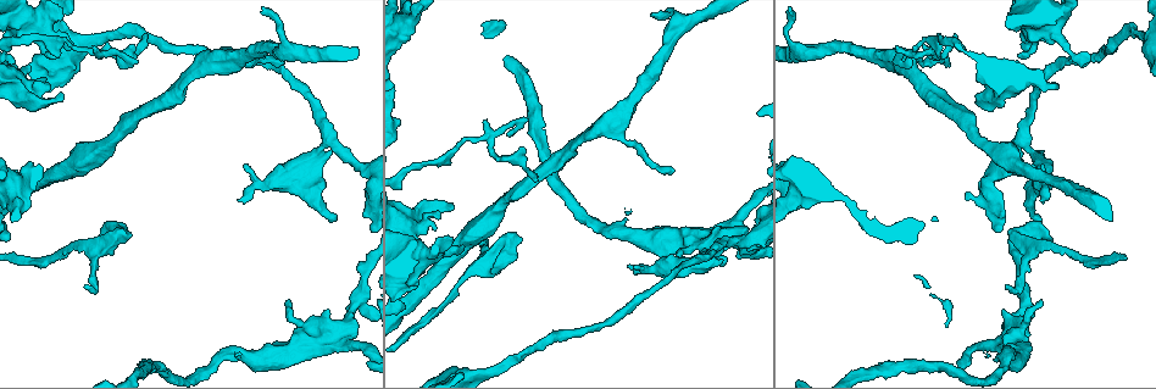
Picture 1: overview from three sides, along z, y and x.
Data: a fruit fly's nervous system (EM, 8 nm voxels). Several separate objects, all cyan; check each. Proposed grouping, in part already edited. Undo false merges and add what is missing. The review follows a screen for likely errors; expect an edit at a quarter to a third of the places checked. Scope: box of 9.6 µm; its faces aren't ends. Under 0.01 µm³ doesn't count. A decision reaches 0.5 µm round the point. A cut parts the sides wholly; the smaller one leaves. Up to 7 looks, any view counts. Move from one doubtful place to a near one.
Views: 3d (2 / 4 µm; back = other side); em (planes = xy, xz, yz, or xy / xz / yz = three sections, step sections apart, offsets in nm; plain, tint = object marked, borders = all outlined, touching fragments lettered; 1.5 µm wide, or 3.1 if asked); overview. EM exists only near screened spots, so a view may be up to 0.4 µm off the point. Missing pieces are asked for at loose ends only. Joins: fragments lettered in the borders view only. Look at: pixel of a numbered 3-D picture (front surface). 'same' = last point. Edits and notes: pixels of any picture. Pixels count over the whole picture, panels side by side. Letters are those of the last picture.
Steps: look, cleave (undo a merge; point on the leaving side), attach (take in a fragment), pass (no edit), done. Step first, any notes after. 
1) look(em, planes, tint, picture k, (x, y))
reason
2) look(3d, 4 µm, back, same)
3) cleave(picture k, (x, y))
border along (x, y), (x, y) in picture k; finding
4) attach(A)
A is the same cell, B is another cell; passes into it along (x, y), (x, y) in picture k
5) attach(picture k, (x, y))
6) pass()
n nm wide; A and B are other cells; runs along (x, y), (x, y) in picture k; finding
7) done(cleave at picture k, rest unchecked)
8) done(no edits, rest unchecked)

look(3d, 4 µm, picture 1, (284, 64))
thin end

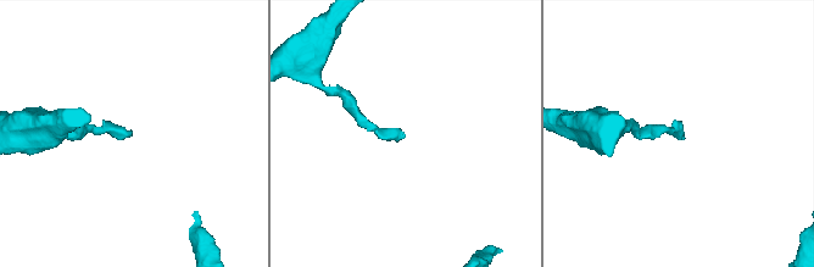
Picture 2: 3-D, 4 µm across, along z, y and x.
look(em, planes, borders, picture 2, (402, 134))

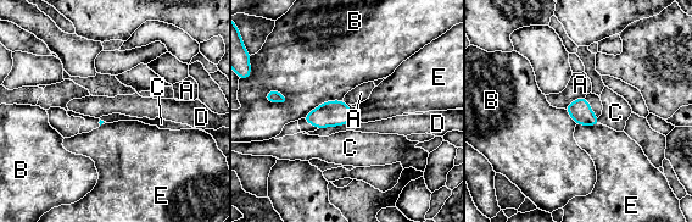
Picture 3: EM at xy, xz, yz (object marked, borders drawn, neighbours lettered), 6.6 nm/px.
attach(D)
D is the same cell, A, B, C and E are other cells; passes into it along (330, 114), (334, 126), (370, 127) in picture 3; the neuron continues

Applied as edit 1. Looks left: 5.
look(3d, 2 µm, picture 1, (290, 301))
free end

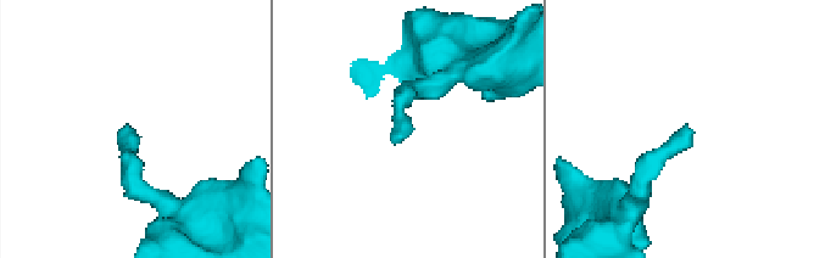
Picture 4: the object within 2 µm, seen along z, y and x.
look(em, planes, borders, picture 4, (403, 134))

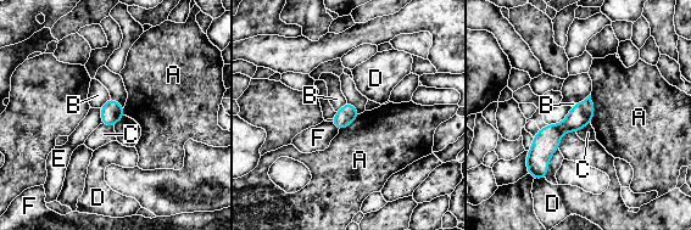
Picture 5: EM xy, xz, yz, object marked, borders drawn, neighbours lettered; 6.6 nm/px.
pass()
A touches over 190 nm; A, B, C, D, E and F are other cells; border along (590, 95), (594, 102), (591, 123) in picture 5; no lettered fragment goes on from it

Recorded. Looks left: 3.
look(em, xy, step 8, borders, picture 1, (629, 265))
an open end

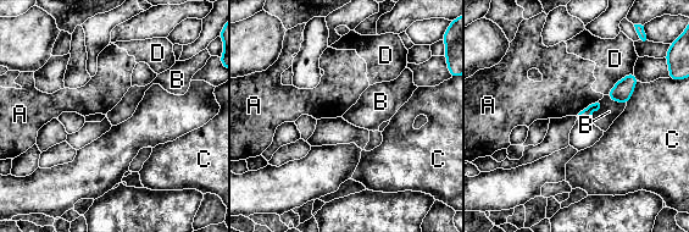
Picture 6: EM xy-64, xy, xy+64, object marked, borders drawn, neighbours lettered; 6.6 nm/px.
look(em, yz, step 8, borders, same)

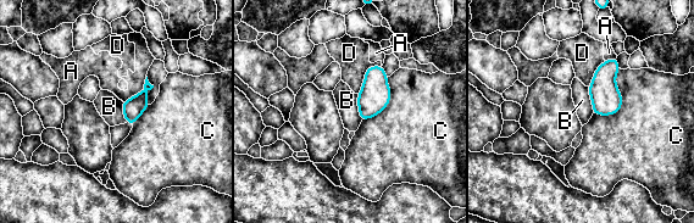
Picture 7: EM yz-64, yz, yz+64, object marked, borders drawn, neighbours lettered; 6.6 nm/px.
pass()
A, B, C and D are other cells; border along (356, 94), (356, 107), (361, 121) in picture 7; no lettered fragment goes on from it

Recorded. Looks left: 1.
done(attach at picture 3, rest unchecked)

